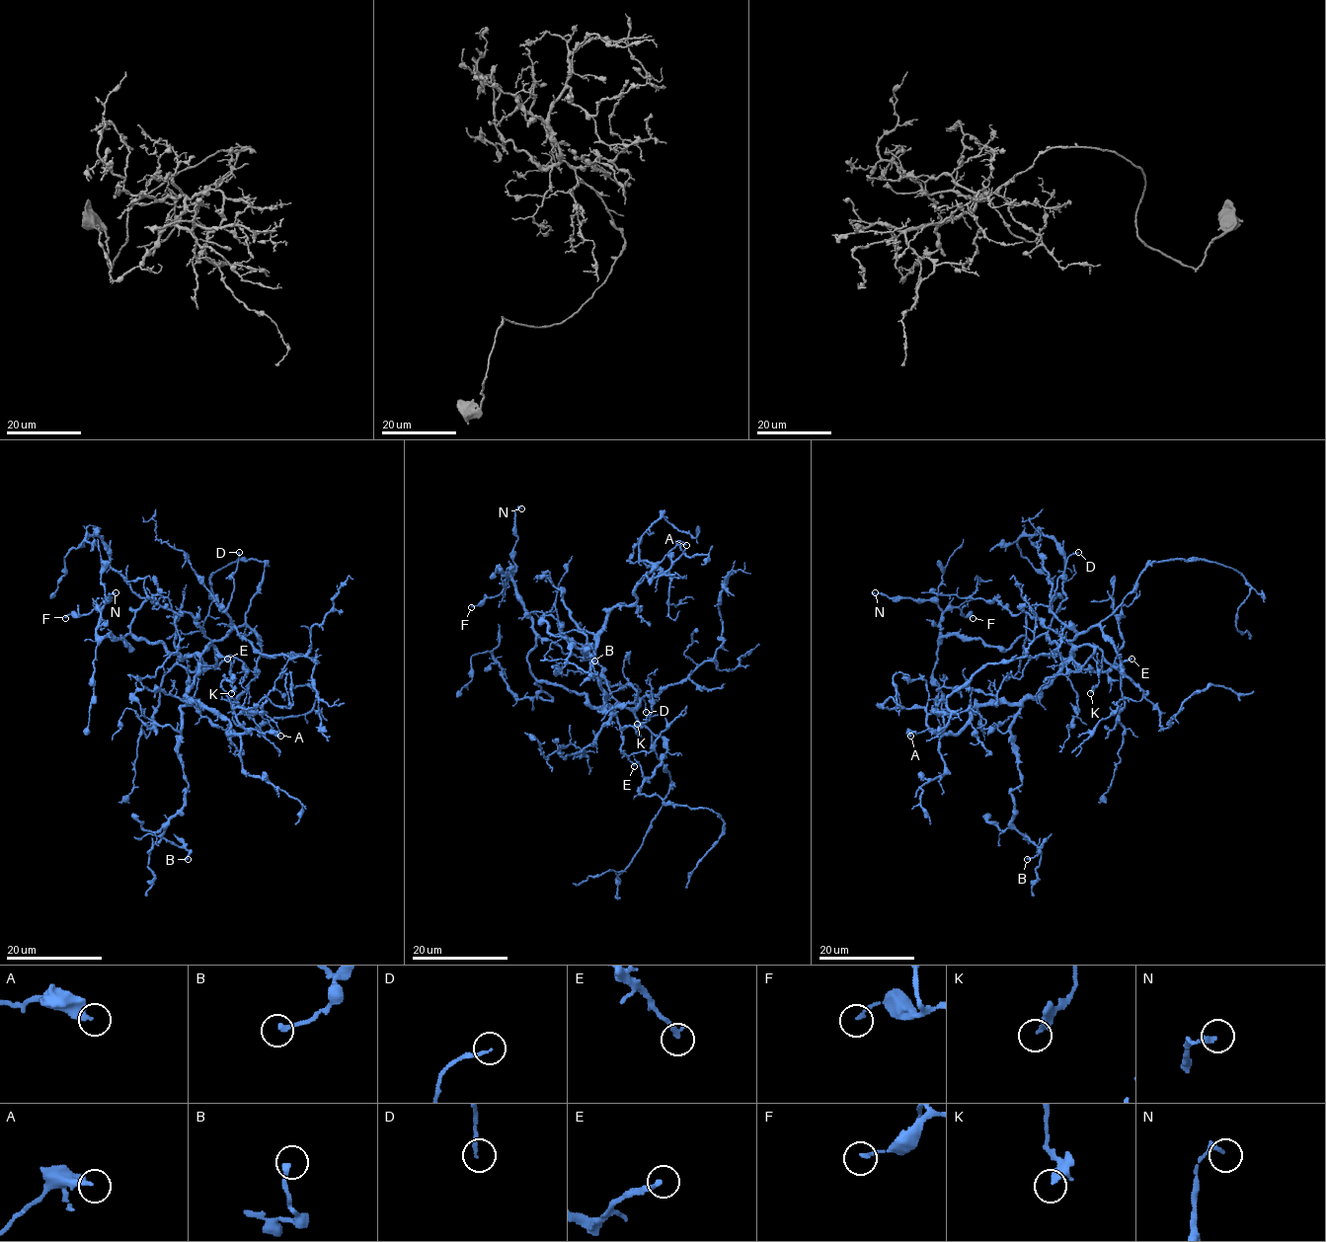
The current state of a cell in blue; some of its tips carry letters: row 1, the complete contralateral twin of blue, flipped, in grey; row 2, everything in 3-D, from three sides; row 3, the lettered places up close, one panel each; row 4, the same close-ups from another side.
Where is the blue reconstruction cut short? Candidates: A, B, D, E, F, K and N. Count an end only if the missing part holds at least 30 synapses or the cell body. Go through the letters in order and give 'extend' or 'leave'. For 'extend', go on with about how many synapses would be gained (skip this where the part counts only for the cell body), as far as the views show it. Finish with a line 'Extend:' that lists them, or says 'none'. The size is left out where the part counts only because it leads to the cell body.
A: leave
B: leave
D: leave
E: extend; about 30 synapses
F: leave
K: leave
N: leave
Extend: E

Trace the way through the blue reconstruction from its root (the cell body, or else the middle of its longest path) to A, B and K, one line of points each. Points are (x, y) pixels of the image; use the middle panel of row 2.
A: (610, 706), (590, 670), (595, 636), (612, 609), (631, 605), (635, 586), (673, 548), (686, 545)
B: (610, 706), (590, 670), (584, 648), (593, 656), (591, 647), (575, 645), (567, 659), (589, 672), (594, 660)
K: (610, 706), (622, 728), (633, 727), (636, 733), (637, 724)

